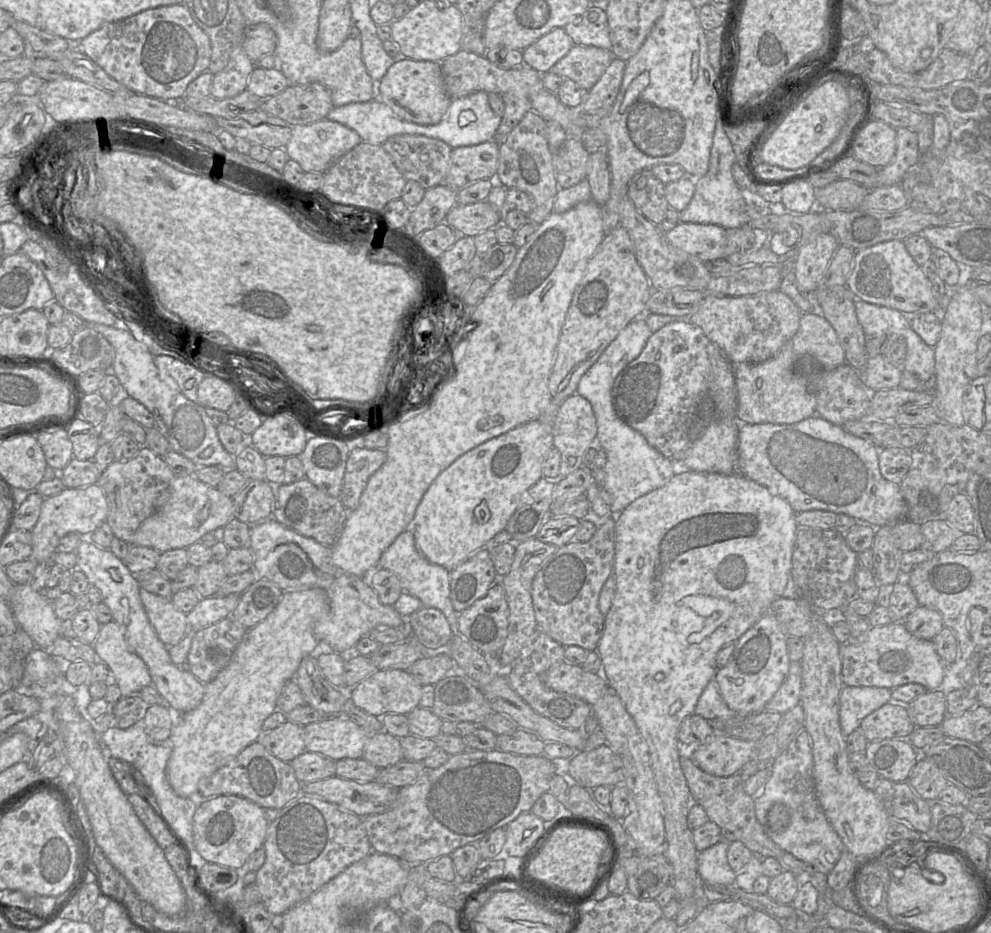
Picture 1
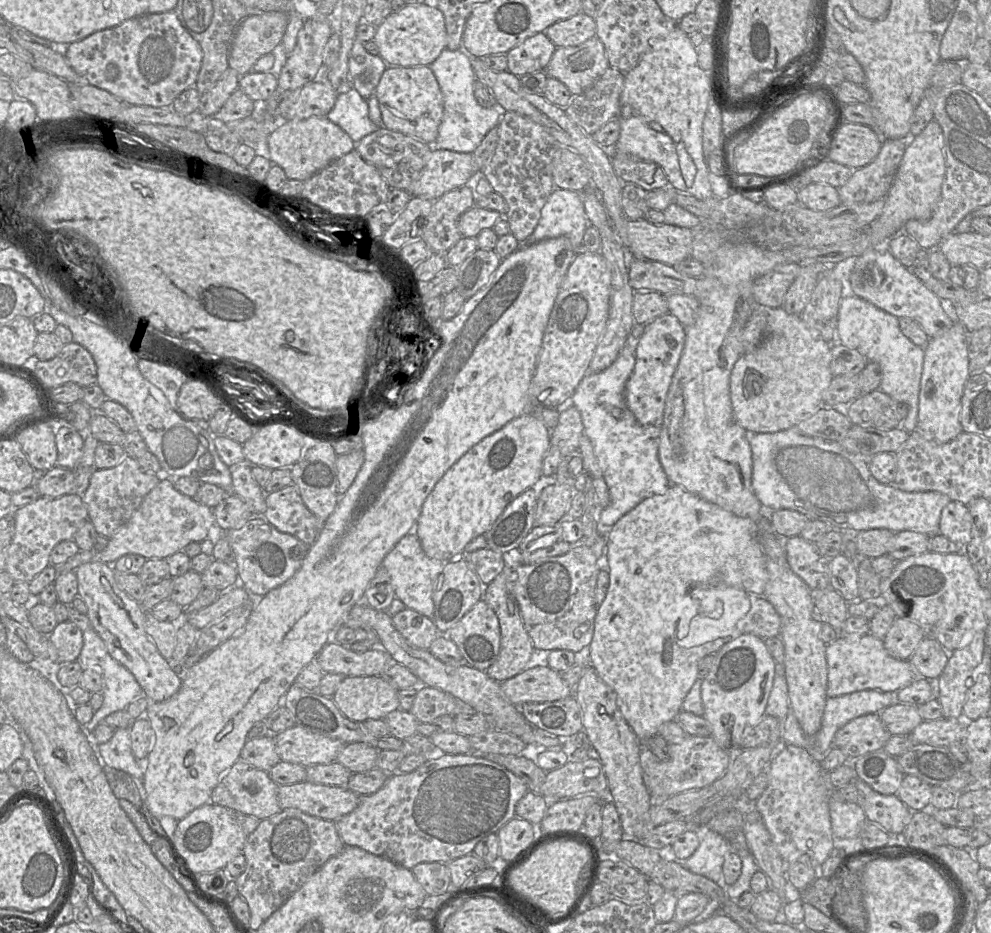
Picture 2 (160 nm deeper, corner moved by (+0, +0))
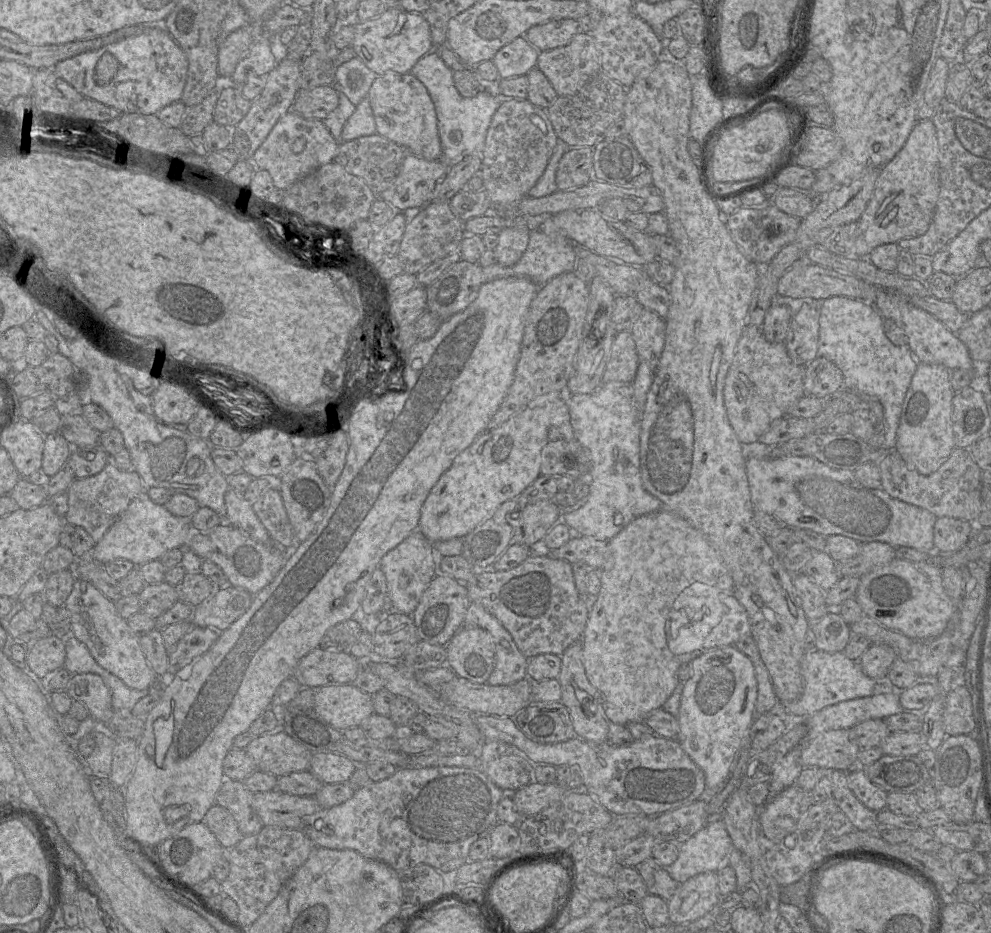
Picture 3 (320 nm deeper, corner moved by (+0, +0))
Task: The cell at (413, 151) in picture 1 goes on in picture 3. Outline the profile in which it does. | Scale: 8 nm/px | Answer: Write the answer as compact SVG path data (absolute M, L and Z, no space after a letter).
M376 133L353 140L340 141L338 154L334 161L343 166L350 174L362 178L378 194L395 182L395 179L385 177L385 172L396 172L397 177L406 154L407 150L405 148Z

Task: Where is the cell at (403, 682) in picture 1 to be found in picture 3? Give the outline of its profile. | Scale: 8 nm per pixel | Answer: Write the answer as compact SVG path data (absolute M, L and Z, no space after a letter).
M352 684L327 685L314 689L316 711L339 731L357 727L374 714L372 695Z

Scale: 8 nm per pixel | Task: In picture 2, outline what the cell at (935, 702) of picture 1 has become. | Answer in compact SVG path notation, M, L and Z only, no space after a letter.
M894 704L879 714L891 736L909 735L923 722L918 706L910 704Z

